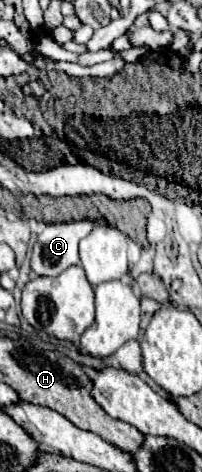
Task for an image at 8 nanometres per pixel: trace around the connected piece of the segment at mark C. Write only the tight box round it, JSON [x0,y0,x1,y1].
[31,221,93,277]

